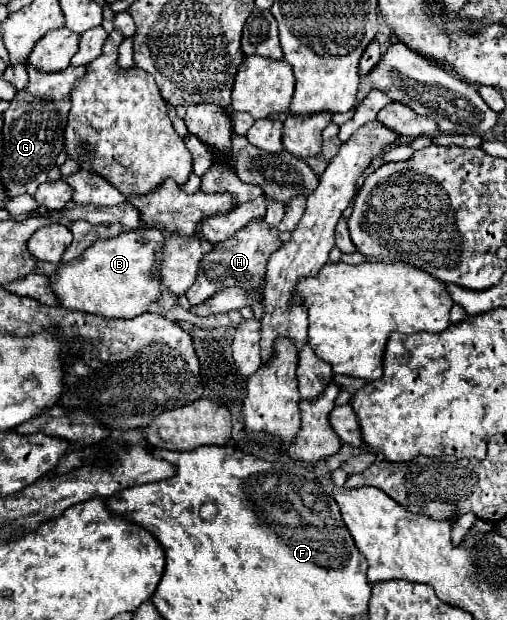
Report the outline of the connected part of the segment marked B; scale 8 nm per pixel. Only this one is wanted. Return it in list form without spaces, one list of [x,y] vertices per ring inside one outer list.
[[[163,229],[125,231],[113,239],[99,239],[77,261],[65,263],[57,275],[51,277],[51,287],[67,309],[85,311],[91,315],[115,319],[137,317],[155,303],[163,285],[159,285],[159,259],[163,259]]]

